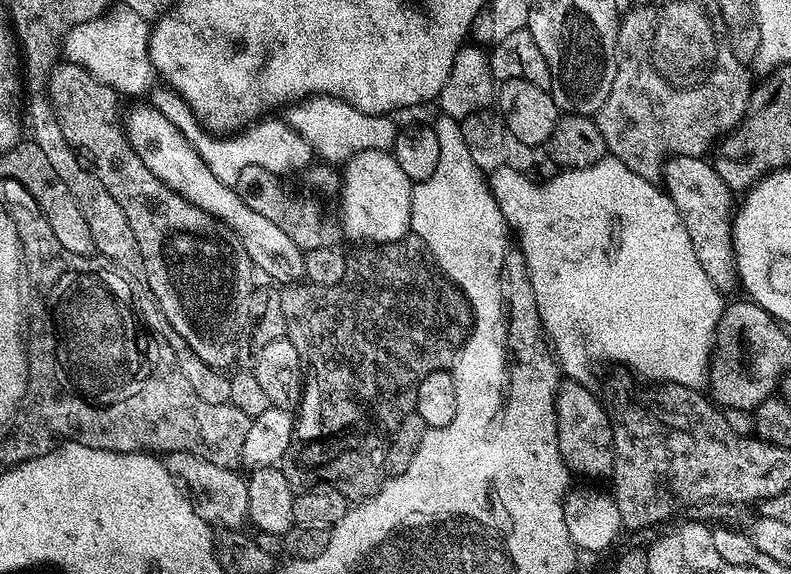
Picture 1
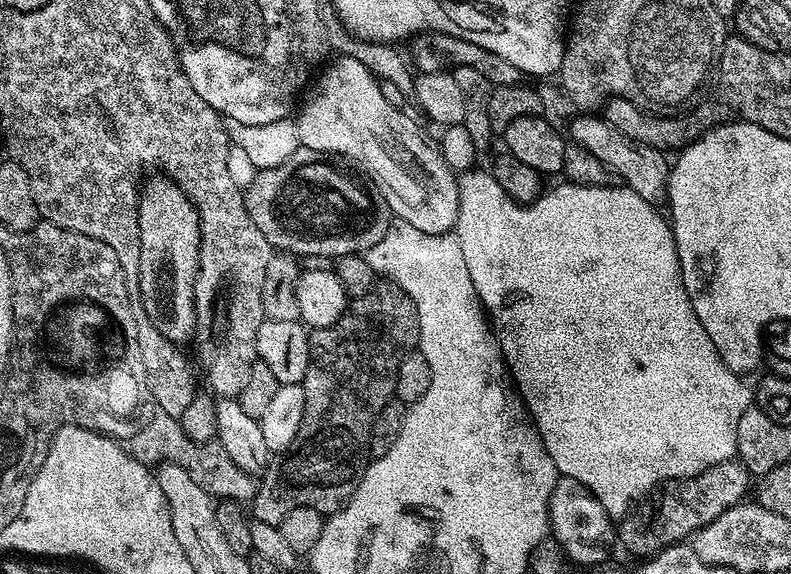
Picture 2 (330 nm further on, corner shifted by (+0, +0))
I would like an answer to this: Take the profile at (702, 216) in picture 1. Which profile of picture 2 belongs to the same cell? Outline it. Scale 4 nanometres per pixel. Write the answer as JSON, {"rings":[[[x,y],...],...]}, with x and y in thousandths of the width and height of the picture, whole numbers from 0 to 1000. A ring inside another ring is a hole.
{"rings":[[[728,199],[723,209],[722,249],[735,251],[756,282],[761,282],[767,293],[774,294],[780,308],[784,307],[795,336],[800,341],[817,345],[817,352],[833,357],[845,338],[845,301],[847,279],[841,267],[831,258],[823,258],[815,251],[808,251],[804,244],[791,240],[791,233],[781,233],[776,220],[771,220],[767,209],[753,199]]]}

